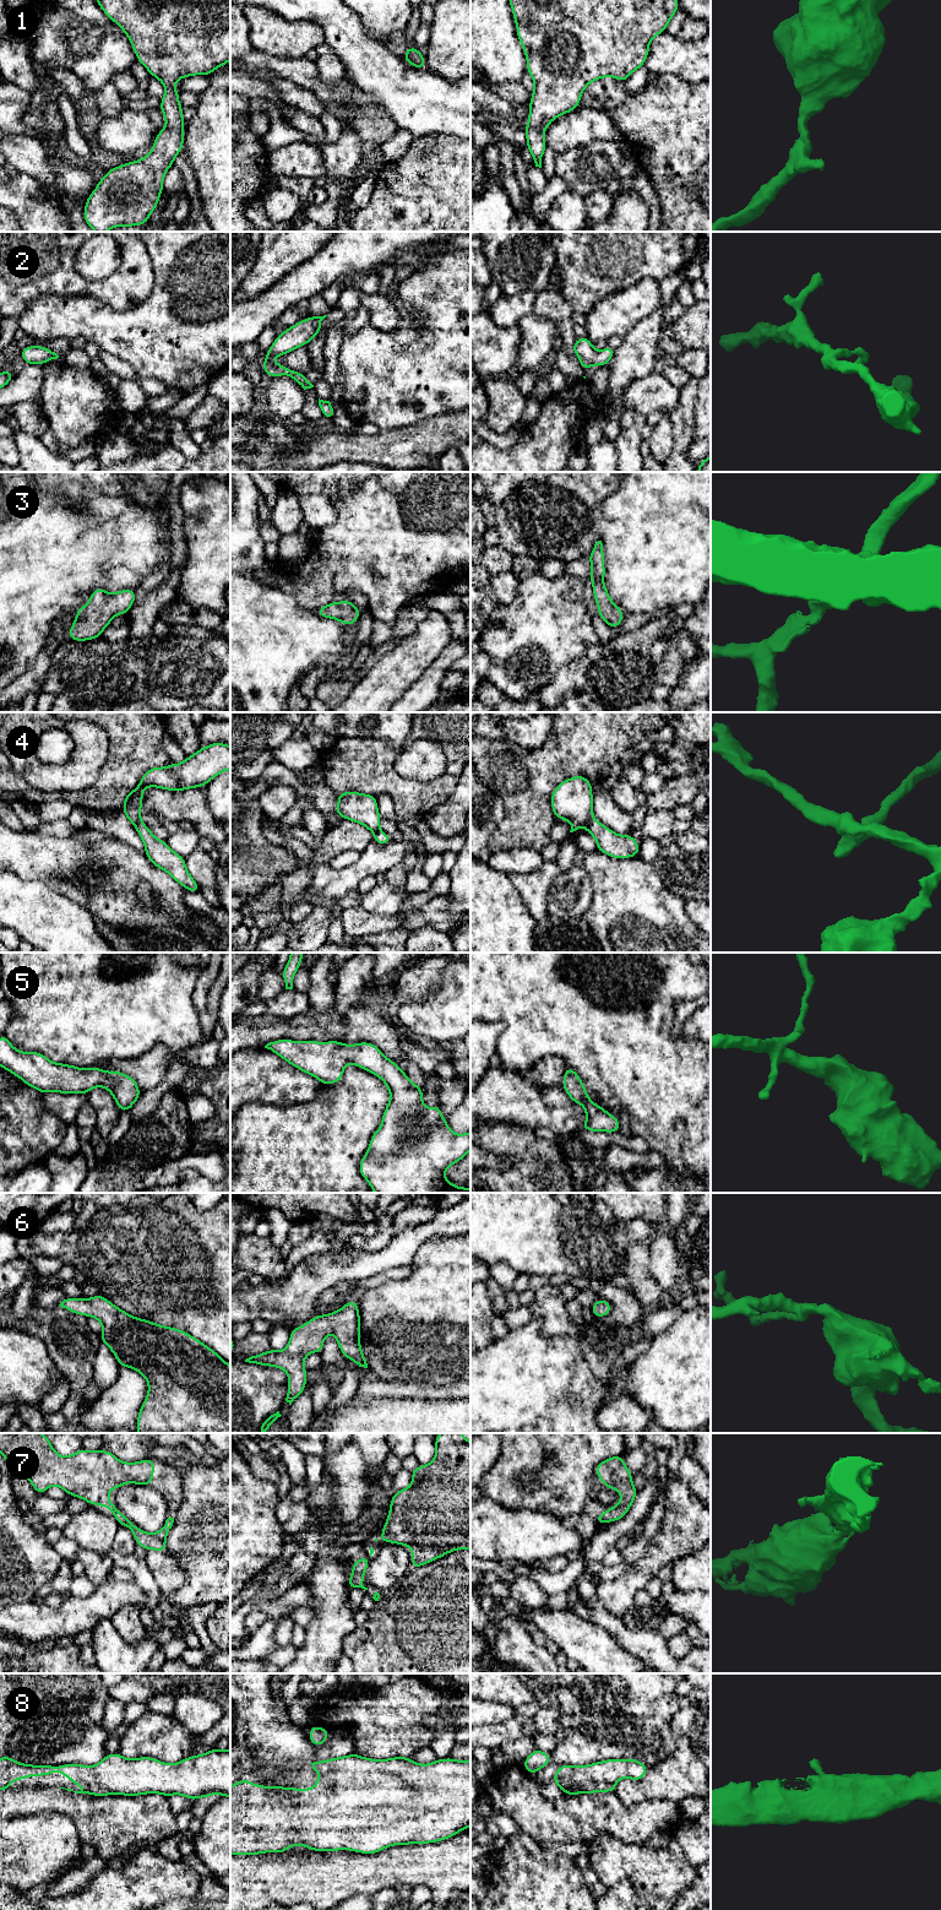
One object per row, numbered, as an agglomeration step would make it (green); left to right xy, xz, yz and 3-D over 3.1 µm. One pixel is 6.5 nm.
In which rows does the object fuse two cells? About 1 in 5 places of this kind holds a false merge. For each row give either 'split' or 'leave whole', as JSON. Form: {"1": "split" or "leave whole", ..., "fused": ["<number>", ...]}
{"1": "leave whole", "2": "leave whole", "3": "leave whole", "4": "split", "5": "leave whole", "6": "leave whole", "7": "leave whole", "8": "leave whole", "fused": ["4"]}

